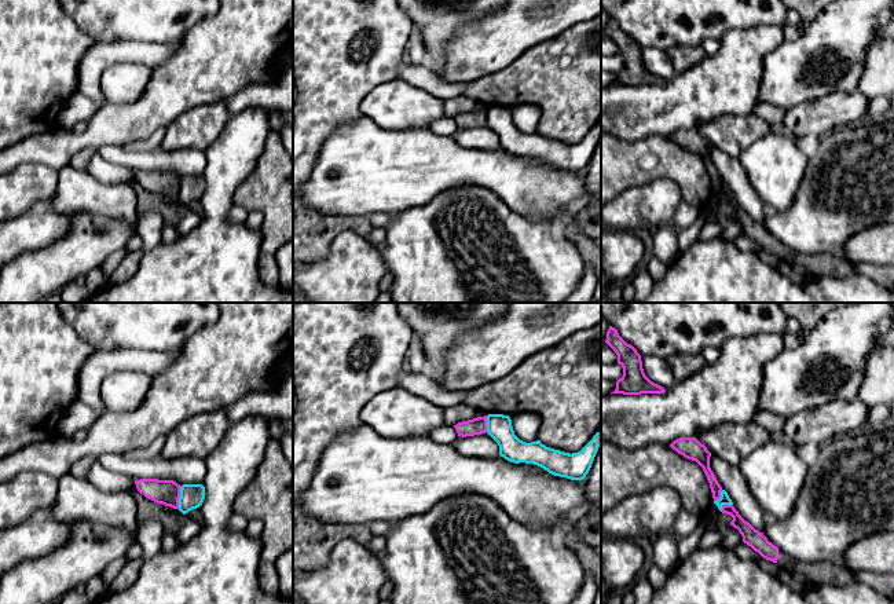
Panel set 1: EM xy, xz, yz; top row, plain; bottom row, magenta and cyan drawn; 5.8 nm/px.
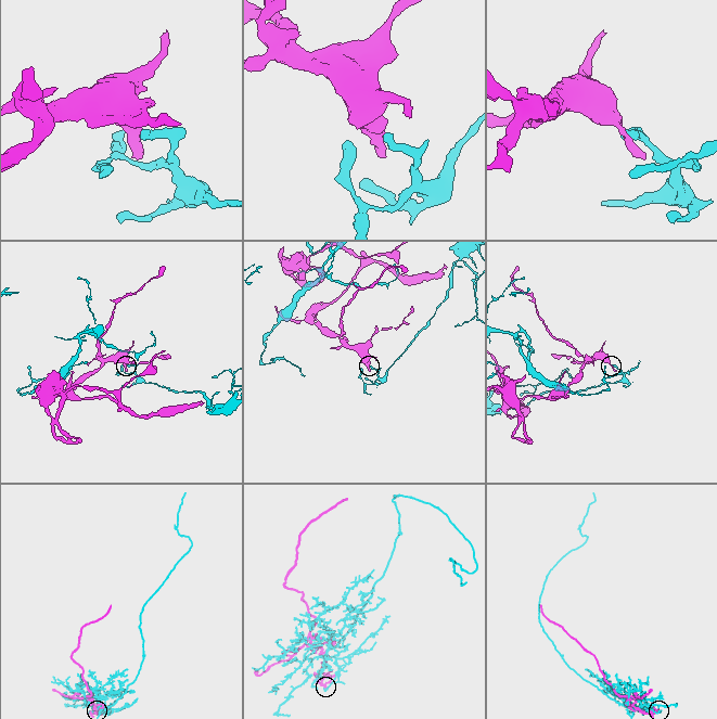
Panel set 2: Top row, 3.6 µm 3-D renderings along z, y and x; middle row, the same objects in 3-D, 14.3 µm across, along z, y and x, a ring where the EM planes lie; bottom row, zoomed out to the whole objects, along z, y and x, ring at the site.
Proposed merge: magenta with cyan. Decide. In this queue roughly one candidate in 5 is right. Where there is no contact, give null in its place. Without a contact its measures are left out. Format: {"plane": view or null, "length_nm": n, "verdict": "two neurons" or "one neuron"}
{"plane": "xy", "length_nm": 140, "verdict": "two neurons"}

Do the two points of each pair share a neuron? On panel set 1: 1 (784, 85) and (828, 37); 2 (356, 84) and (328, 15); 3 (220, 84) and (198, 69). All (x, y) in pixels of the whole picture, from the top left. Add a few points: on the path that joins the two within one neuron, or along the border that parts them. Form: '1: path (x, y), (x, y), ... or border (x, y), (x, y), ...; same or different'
1: path (795, 72), (803, 58), (803, 52), (814, 48); same
2: path (340, 68), (328, 55), (328, 32); same
3: path (215, 79), (204, 69); same

